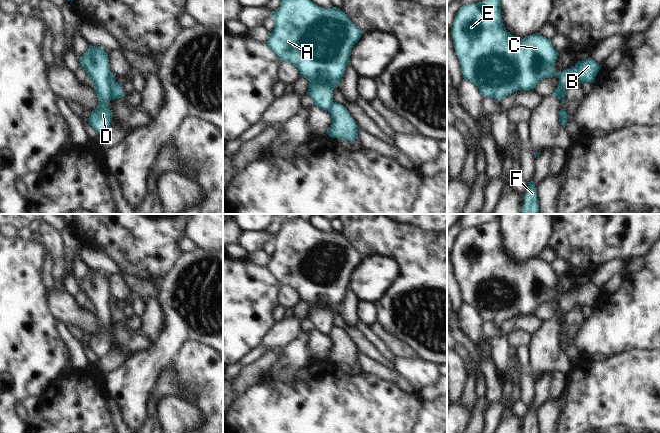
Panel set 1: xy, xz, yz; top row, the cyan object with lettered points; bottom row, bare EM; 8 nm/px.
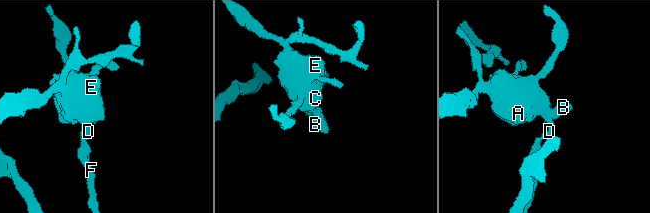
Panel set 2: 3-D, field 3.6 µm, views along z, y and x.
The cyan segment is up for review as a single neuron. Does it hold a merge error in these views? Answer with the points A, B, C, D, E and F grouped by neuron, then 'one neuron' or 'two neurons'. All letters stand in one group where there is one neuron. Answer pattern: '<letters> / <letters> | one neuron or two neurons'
A C D E F / B | two neurons

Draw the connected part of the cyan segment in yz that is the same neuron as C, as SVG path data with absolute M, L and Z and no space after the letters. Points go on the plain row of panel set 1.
M499 214L485 225L463 229L455 240L451 255L463 302L476 309L483 321L501 325L517 314L532 314L541 304L552 300L559 302L562 297L554 294L558 276L550 263L535 257L518 264L506 254Z

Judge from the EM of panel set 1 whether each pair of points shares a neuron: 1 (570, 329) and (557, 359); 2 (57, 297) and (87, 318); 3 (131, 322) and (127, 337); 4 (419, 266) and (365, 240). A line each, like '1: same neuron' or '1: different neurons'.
1: different neurons
2: same neuron
3: different neurons
4: same neuron

